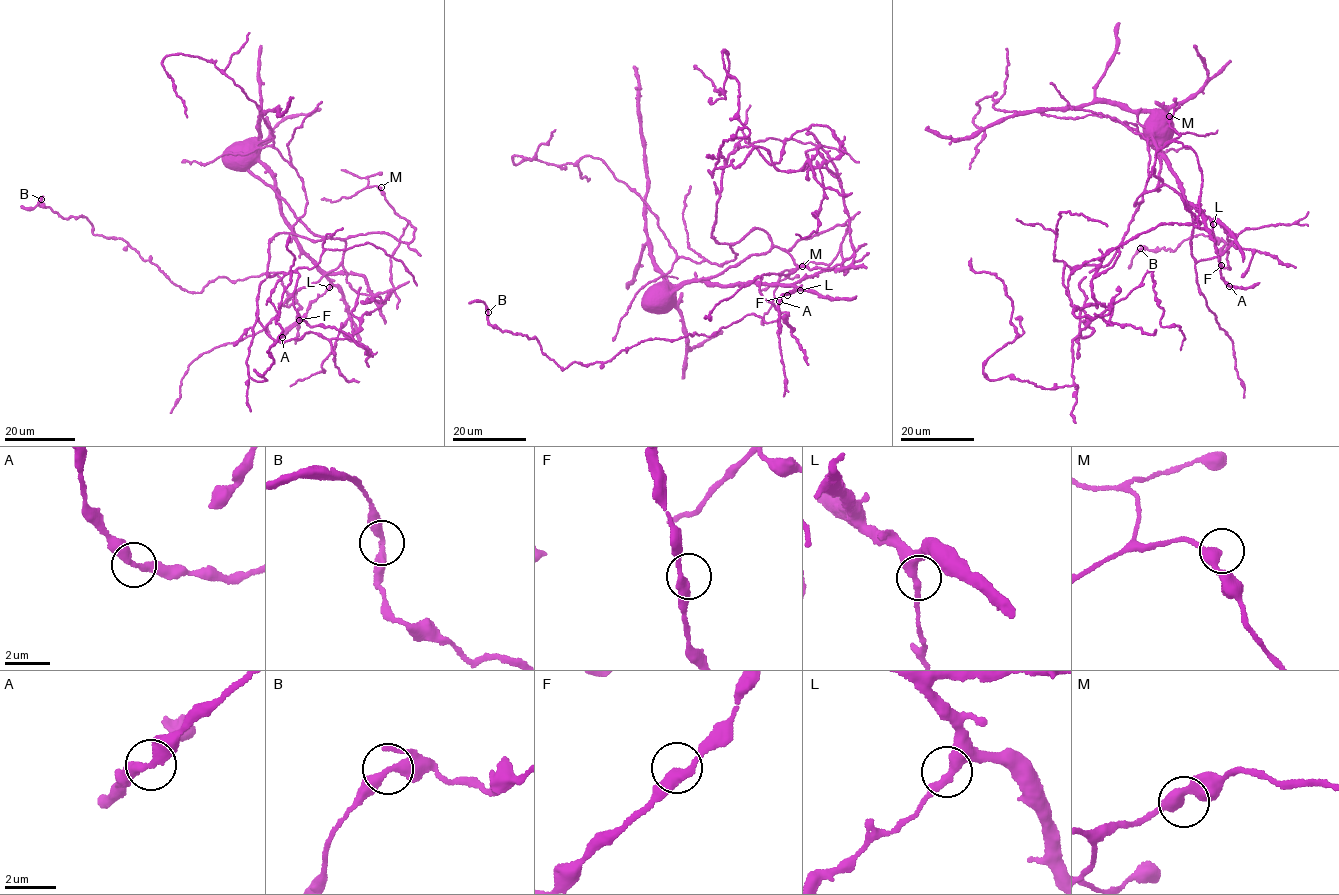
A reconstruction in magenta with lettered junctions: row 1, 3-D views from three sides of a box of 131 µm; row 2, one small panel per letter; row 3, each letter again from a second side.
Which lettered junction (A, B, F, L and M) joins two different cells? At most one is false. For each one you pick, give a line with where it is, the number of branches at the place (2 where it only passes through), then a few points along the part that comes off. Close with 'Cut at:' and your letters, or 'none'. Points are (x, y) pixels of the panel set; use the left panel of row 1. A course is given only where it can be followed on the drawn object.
Cut at: none

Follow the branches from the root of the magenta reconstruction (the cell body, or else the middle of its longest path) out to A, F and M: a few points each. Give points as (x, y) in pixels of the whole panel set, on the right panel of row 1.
A: (1150, 127), (1145, 132), (1150, 133), (1181, 193), (1209, 219), (1219, 270), (1229, 286)
F: (1150, 127), (1145, 132), (1150, 133), (1181, 193), (1209, 219), (1221, 265)
M: (1150, 127), (1158, 190), (1156, 152), (1180, 134), (1169, 116)

